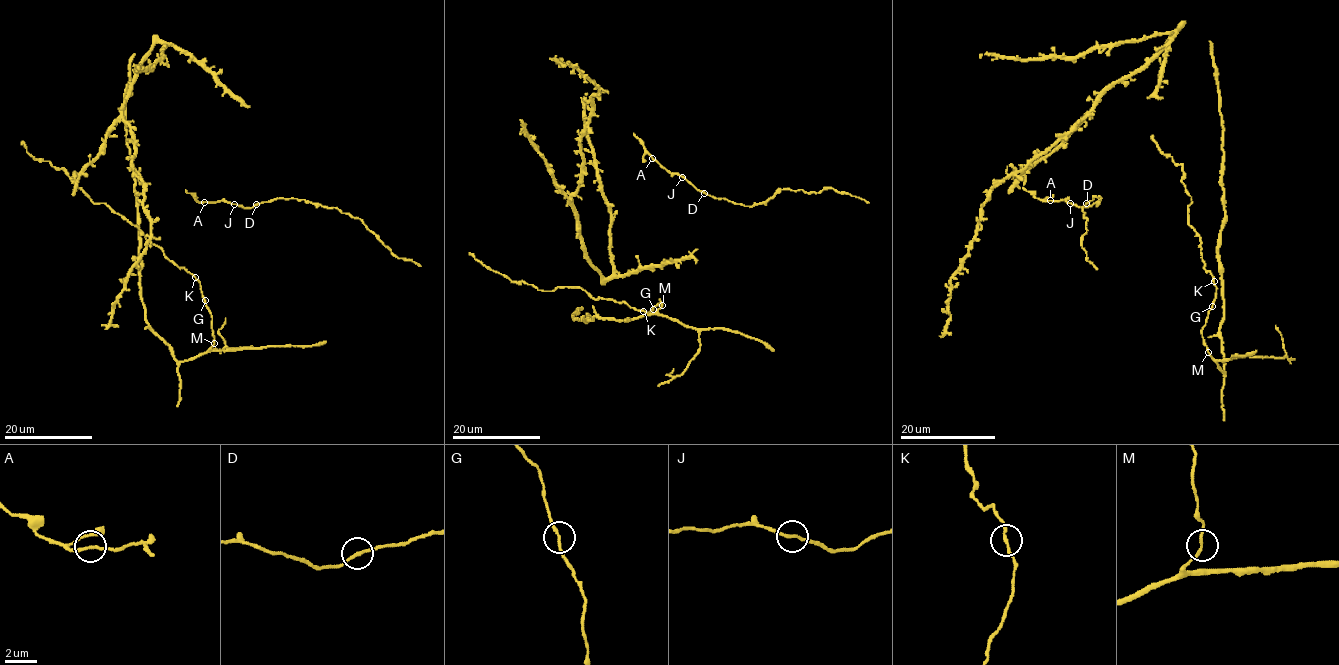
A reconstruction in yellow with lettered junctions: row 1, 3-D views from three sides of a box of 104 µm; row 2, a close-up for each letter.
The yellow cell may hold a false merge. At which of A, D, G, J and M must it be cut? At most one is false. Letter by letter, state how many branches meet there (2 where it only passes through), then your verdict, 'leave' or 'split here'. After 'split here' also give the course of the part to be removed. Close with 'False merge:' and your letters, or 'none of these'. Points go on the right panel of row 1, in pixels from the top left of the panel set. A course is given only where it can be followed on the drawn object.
A: branches 2; leave
D: branches 2; leave
G: branches 2; leave
J: branches 2; leave
M: branches 2; leave
False merge: none of these

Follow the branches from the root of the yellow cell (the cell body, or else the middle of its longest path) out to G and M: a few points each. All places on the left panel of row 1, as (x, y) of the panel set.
G: (125, 91), (141, 301), (148, 325), (178, 361), (199, 356), (214, 343), (205, 300)
M: (125, 91), (126, 143), (135, 180), (140, 293), (147, 323), (178, 361), (199, 356), (214, 343)

